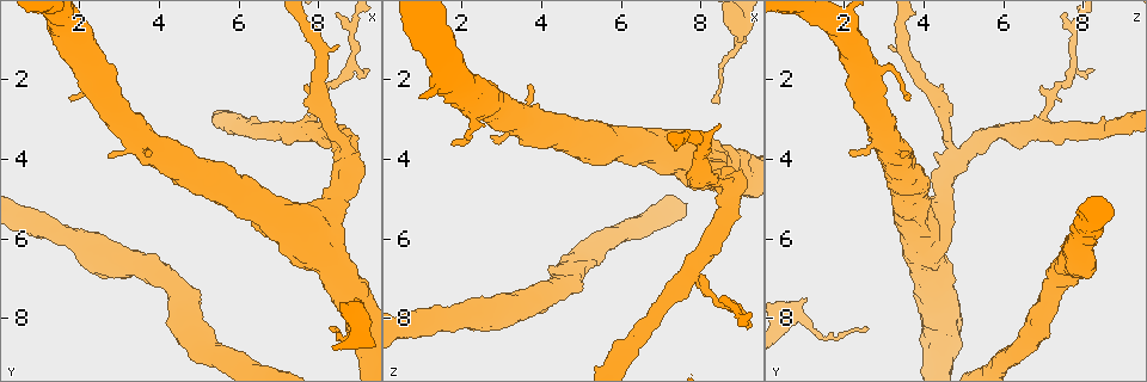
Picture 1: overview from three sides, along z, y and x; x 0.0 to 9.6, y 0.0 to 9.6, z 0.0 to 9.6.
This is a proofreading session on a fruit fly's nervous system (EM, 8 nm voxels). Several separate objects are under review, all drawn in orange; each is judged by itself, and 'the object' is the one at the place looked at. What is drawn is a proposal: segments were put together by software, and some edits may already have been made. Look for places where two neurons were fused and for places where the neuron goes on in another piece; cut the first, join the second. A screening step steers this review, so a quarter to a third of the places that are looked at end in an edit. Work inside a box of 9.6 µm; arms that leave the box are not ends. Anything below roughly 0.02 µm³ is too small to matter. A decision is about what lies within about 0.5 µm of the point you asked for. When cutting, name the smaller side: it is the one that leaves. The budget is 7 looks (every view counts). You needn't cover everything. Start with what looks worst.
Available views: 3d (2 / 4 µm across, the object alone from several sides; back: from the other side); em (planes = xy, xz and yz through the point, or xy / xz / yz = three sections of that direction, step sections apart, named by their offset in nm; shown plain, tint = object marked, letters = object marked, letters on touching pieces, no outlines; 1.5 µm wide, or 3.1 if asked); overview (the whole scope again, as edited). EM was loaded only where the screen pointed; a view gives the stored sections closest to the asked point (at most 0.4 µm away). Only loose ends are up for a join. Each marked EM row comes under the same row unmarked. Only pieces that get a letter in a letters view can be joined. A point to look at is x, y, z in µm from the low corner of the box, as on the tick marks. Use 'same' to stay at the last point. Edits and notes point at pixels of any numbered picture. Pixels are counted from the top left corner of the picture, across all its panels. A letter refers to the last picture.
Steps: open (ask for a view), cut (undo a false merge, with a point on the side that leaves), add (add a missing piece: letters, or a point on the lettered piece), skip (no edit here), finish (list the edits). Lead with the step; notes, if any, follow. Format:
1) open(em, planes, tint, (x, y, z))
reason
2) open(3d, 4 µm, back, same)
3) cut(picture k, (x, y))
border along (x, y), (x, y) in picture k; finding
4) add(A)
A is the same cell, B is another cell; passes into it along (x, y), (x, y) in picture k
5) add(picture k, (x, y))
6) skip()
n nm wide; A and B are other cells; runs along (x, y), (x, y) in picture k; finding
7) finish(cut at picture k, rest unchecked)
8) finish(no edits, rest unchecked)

open(em, planes, letters, (9.20, 1.75, 8.20))
free end

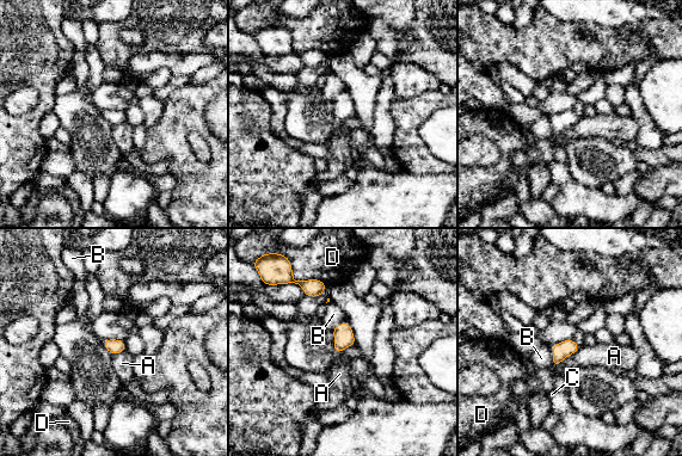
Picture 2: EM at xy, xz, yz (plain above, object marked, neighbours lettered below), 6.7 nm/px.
skip()
D touches over 240 nm; A, B, C and D are other cells; none of them fits

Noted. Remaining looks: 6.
open(em, xz, step 8, tint, (8.95, 8.05, 0.95))
thick turns thin

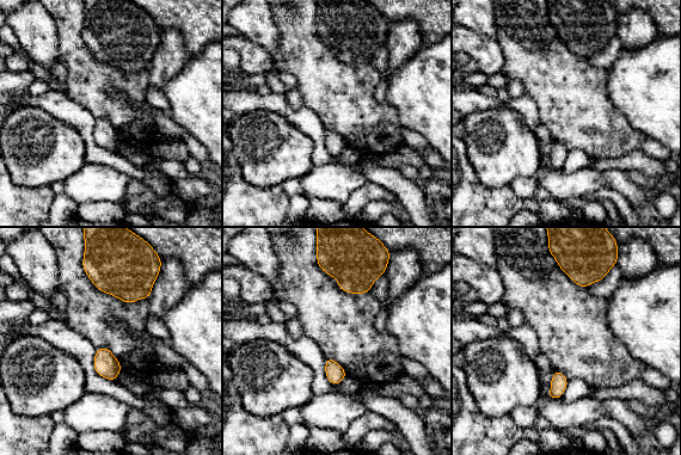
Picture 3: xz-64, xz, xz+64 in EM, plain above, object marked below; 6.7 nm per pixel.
open(em, planes, letters, same)
cut it another way

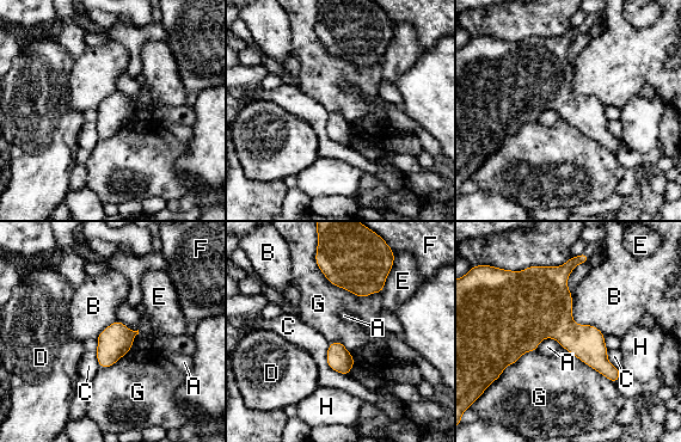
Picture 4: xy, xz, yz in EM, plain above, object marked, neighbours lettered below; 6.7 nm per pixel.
skip()
A, B, C, D, E, F, G and H are other cells; border along (571, 294), (572, 319), (605, 335) in picture 4; one neuron here

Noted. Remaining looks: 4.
open(em, planes, letters, (8.40, 8.25, 2.65))
tapers out

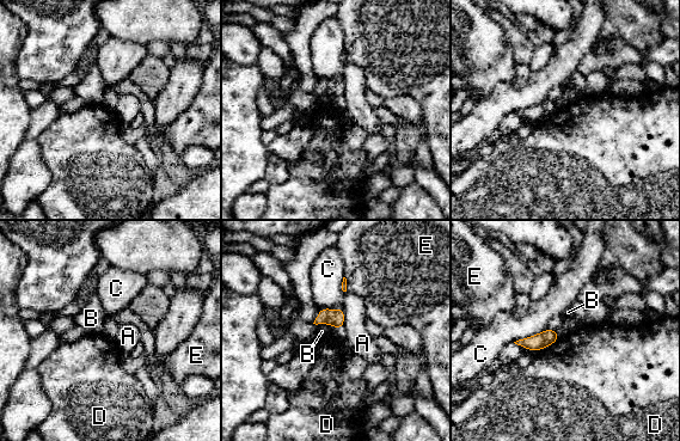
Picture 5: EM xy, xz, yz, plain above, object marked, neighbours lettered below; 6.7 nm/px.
skip()
C touches over 260 nm; A, B, C, D and E are other cells; none of them fits

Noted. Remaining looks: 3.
finish(no edits, rest unchecked)

